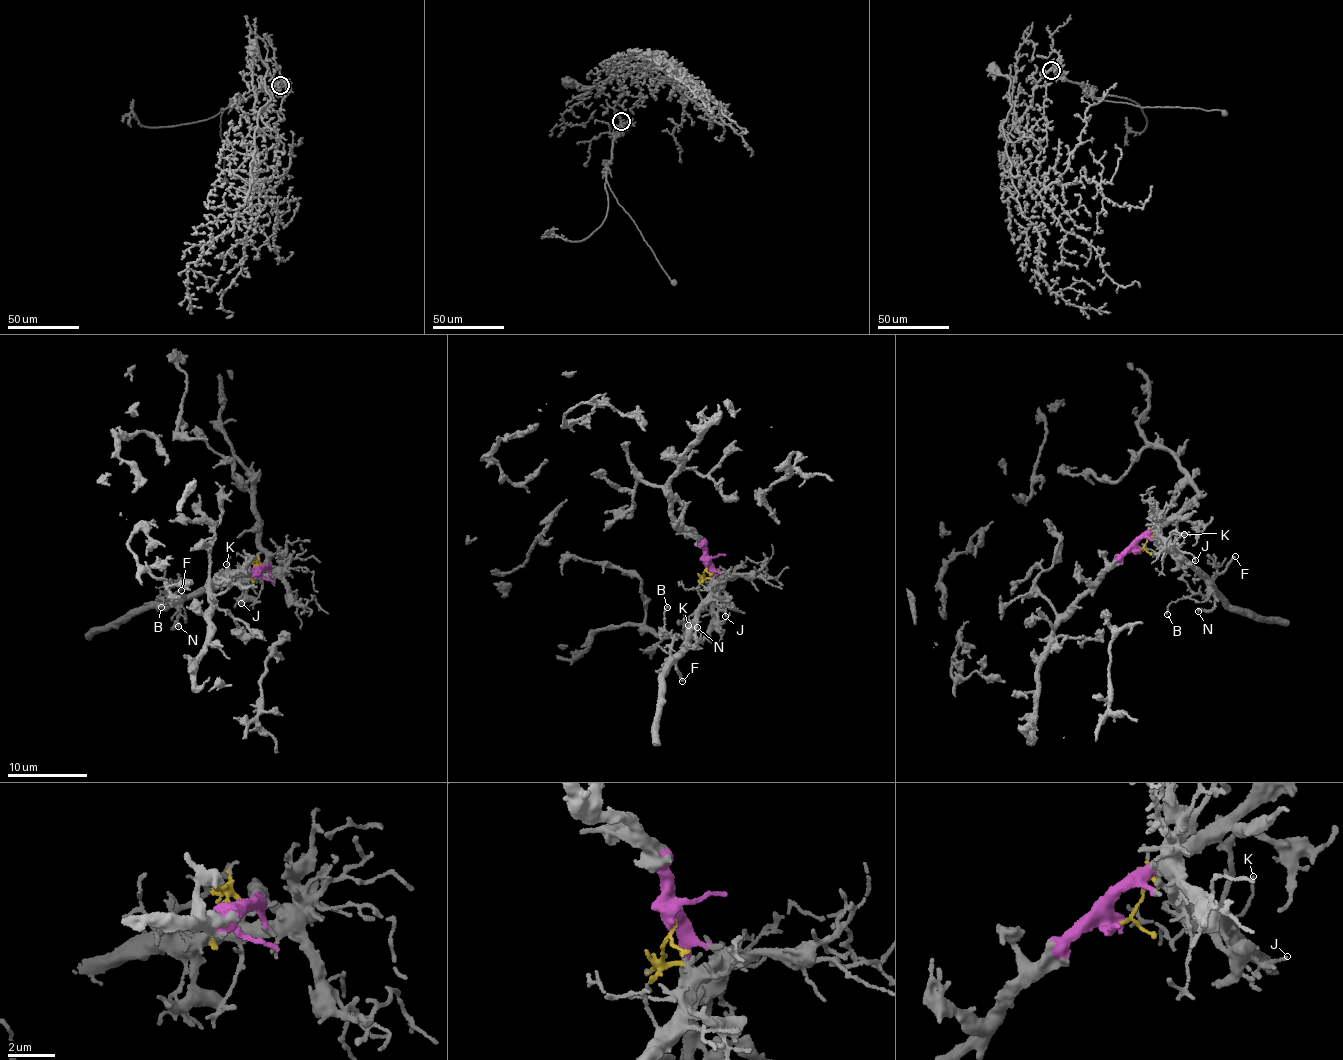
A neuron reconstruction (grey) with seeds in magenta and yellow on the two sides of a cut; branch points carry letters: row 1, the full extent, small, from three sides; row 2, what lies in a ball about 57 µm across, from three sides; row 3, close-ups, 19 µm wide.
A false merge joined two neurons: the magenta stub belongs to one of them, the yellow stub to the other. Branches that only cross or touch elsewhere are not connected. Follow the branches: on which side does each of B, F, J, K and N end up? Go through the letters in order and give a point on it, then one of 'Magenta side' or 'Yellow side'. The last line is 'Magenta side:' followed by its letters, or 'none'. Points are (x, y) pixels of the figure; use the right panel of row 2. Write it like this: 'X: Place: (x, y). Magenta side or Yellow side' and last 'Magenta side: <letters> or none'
B: Place: (1167, 614). Yellow side
F: Place: (1235, 556). Yellow side
J: Place: (1195, 560). Yellow side
K: Place: (1184, 534). Yellow side
N: Place: (1198, 611). Yellow side
Magenta side: none

